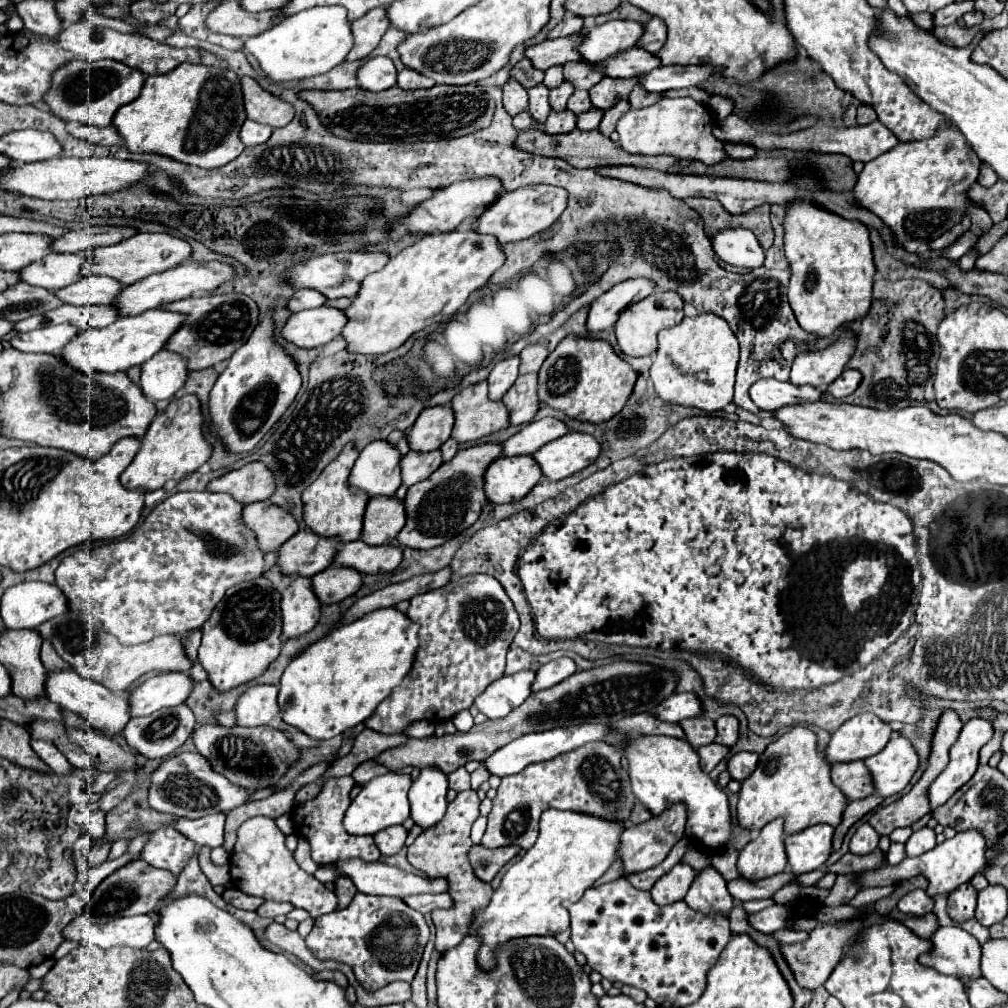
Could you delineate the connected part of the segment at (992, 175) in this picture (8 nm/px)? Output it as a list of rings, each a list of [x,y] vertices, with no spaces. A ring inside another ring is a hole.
[[[982,163],[980,166],[980,173],[977,182],[983,187],[989,188],[992,187],[997,180],[998,176],[994,170],[990,166]]]

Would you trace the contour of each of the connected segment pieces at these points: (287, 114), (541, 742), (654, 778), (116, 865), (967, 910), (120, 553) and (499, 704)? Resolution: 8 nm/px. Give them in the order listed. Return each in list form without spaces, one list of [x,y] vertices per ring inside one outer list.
[[[243,77],[241,87],[243,87],[247,119],[265,123],[271,127],[283,127],[295,117],[295,107],[291,103],[265,91],[255,79]]]
[[[581,723],[581,725],[573,725],[573,727],[557,727],[557,729],[543,731],[543,733],[529,733],[527,737],[519,737],[519,739],[511,741],[511,745],[505,745],[503,749],[499,749],[499,753],[485,759],[483,765],[489,771],[489,775],[497,775],[497,777],[515,775],[531,763],[549,761],[557,755],[563,755],[567,751],[573,751],[573,749],[585,745],[587,741],[601,741],[607,733],[609,733],[607,725],[595,725],[595,723]]]
[[[655,735],[639,737],[625,745],[625,757],[629,759],[629,777],[633,793],[651,815],[661,815],[675,803],[685,803],[687,837],[697,839],[705,849],[725,847],[731,841],[733,835],[727,793],[723,793],[721,787],[717,787],[705,771],[701,771],[699,755],[685,739]]]
[[[125,853],[123,857],[119,857],[119,859],[113,859],[113,861],[105,861],[105,863],[101,863],[101,865],[97,865],[97,867],[89,867],[89,879],[87,879],[87,889],[89,891],[93,891],[105,877],[109,877],[113,871],[117,871],[117,869],[121,869],[121,867],[125,867],[129,861],[133,861],[133,859],[139,859],[141,855],[133,855],[133,853]]]
[[[967,883],[951,893],[947,903],[947,913],[955,923],[963,923],[973,919],[975,905],[977,905],[977,891],[973,889],[973,885]]]
[[[175,493],[159,503],[143,525],[135,527],[127,537],[91,549],[79,549],[65,557],[55,571],[57,585],[67,597],[71,609],[93,615],[103,623],[107,633],[115,635],[125,645],[145,643],[167,633],[199,629],[229,587],[257,579],[265,571],[265,553],[259,549],[255,533],[241,523],[241,511],[243,505],[227,493]]]
[[[529,669],[501,677],[475,699],[475,705],[487,719],[501,719],[531,695],[533,679],[535,673]]]

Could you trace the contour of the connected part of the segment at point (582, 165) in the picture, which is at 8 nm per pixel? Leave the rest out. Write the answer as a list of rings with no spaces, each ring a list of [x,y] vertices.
[[[525,129],[515,139],[515,147],[523,149],[527,153],[541,155],[541,157],[563,159],[571,167],[577,167],[577,169],[597,169],[597,167],[603,167],[603,165],[635,165],[635,167],[655,167],[655,169],[665,171],[667,167],[671,167],[671,165],[675,165],[679,161],[677,157],[671,157],[671,155],[657,155],[657,157],[631,155],[621,145],[613,143],[609,137],[603,137],[599,131],[581,131],[581,129],[573,129],[573,133],[553,135],[553,137],[545,135],[539,129]]]

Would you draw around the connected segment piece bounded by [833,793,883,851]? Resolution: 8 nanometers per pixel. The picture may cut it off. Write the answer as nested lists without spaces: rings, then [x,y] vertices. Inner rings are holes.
[[[875,793],[875,795],[869,795],[867,799],[859,799],[859,801],[849,801],[847,803],[845,813],[843,813],[843,821],[839,823],[839,827],[835,829],[835,835],[833,835],[833,849],[835,851],[841,847],[843,837],[851,829],[851,825],[857,823],[869,811],[873,811],[875,807],[879,807],[881,801],[883,801],[883,797],[879,797],[879,793]]]

